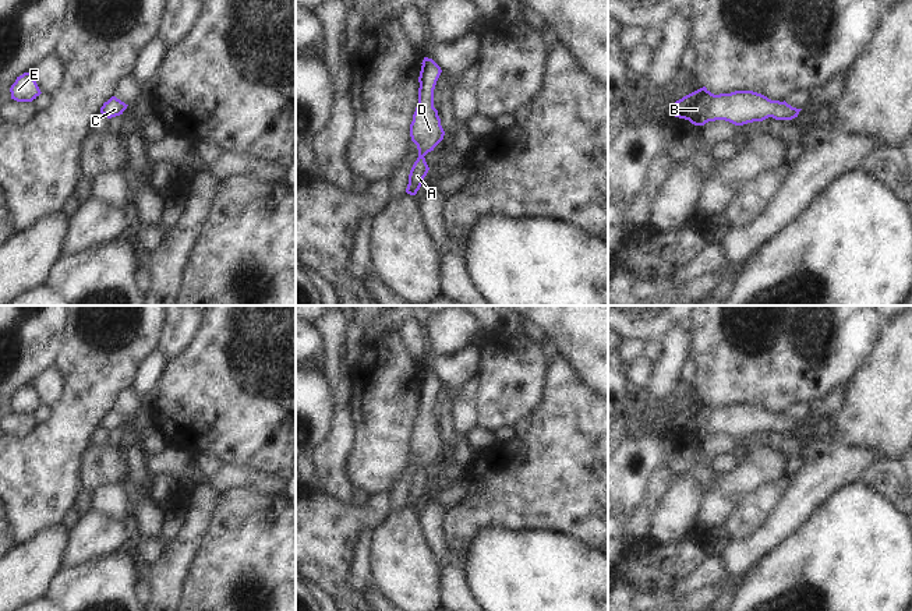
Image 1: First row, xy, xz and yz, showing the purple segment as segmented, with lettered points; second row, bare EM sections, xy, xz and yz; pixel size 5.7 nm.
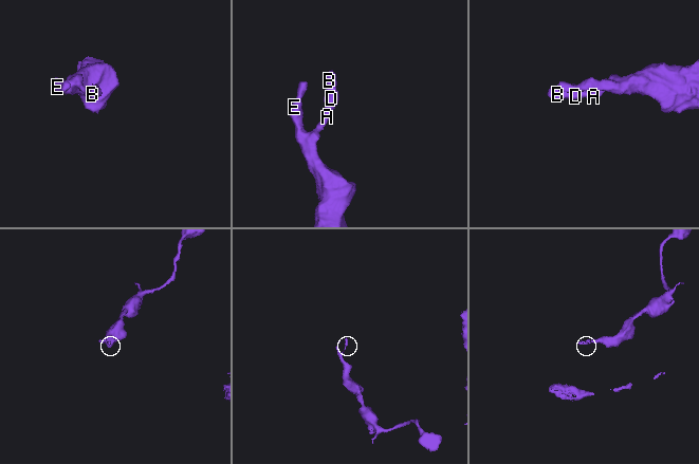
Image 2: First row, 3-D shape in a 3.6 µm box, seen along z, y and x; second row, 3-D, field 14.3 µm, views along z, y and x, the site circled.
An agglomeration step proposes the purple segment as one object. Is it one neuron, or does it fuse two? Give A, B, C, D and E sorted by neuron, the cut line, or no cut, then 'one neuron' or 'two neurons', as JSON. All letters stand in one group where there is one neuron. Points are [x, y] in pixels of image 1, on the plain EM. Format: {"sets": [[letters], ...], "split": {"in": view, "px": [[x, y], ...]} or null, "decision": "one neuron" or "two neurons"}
{"sets": [["A", "B", "C", "D", "E"]], "split": null, "decision": "one neuron"}

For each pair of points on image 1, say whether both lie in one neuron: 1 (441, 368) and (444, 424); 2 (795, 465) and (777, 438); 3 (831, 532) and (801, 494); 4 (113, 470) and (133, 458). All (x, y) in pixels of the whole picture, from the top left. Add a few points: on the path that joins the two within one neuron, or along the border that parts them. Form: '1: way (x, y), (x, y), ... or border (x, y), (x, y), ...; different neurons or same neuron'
1: way (452, 382), (452, 395), (445, 410); same neuron
2: way (795, 458), (784, 445); same neuron
3: border (840, 488), (792, 533); different neurons
4: border (122, 456), (127, 468), (127, 480); different neurons

